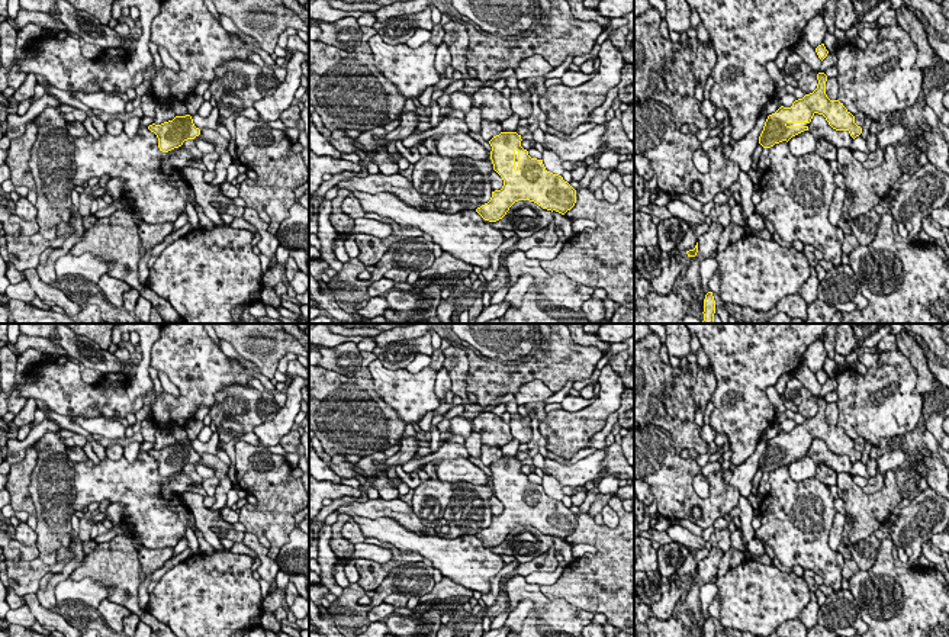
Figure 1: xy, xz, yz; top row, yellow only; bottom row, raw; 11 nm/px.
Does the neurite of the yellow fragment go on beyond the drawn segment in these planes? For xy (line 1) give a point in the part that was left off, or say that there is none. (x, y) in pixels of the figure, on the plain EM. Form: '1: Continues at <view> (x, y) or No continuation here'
1: No continuation here

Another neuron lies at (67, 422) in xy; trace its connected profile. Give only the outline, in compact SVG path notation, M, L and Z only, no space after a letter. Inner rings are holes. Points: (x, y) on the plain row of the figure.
M48 409L48 416L55 421L61 428L70 430L74 434L86 437L89 441L93 440L93 434L81 428L73 421L73 416L59 415L51 409Z

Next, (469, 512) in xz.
M457 483L444 511L450 527L445 538L476 535L490 525L493 517L489 505L489 499L493 496L492 485Z

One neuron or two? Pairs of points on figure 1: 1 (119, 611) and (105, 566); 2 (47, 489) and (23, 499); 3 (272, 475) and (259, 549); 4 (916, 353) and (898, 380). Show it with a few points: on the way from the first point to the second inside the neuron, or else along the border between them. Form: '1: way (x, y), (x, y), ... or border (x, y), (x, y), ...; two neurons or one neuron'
1: border (108, 598), (122, 604), (131, 613); two neurons
2: border (37, 463), (29, 485), (29, 496), (35, 514); two neurons
3: border (245, 531), (257, 537); two neurons
4: border (898, 348), (916, 372), (914, 391), (922, 395); two neurons

